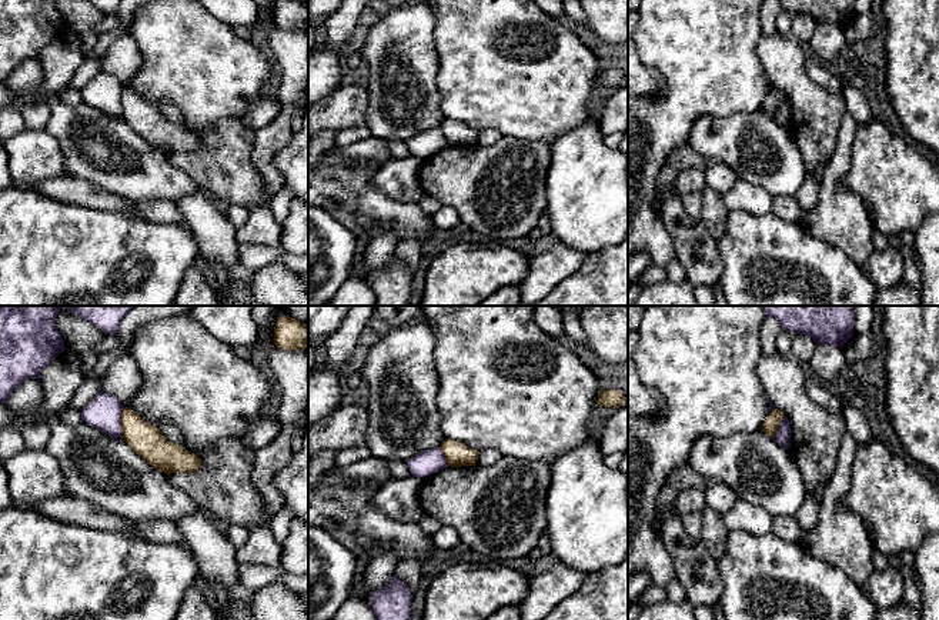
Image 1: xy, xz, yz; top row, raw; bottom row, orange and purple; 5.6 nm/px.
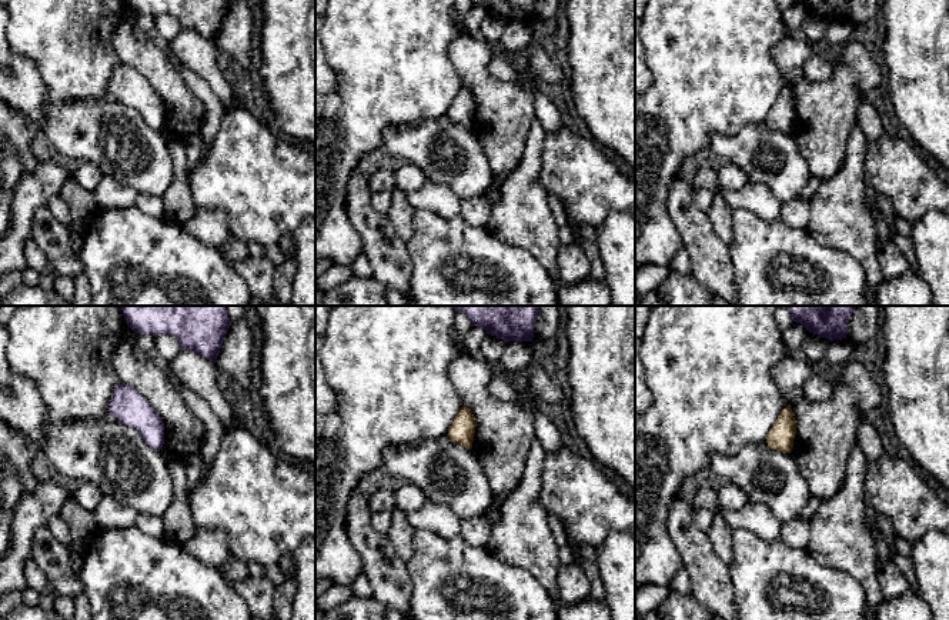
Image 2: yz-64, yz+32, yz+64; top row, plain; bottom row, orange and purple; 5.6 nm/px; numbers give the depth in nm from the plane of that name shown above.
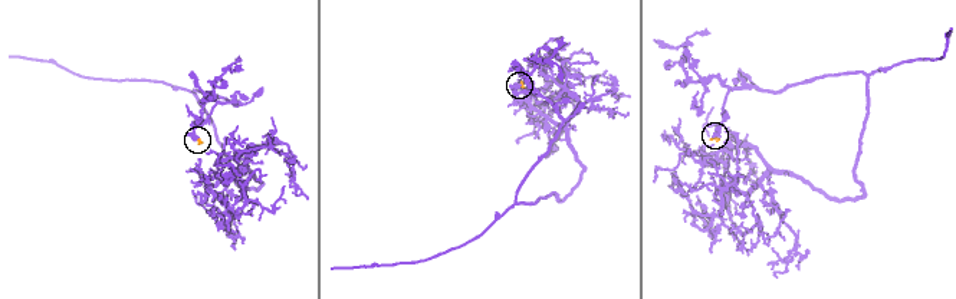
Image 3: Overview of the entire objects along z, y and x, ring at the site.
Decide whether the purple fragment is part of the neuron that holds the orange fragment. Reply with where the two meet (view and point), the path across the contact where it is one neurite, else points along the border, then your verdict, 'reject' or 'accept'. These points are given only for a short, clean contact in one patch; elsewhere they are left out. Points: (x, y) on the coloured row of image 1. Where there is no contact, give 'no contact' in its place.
meets orange in xy at (122, 422); border along xy (124, 407), (122, 413), (122, 436); reject

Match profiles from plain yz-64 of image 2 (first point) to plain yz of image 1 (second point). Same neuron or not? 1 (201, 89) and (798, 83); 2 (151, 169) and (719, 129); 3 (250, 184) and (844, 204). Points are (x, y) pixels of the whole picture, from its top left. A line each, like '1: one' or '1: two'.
1: two
2: one
3: two

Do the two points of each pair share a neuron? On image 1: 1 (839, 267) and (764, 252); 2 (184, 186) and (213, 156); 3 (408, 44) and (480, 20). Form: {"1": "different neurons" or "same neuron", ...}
{"1": "same neuron", "2": "different neurons", "3": "different neurons"}

